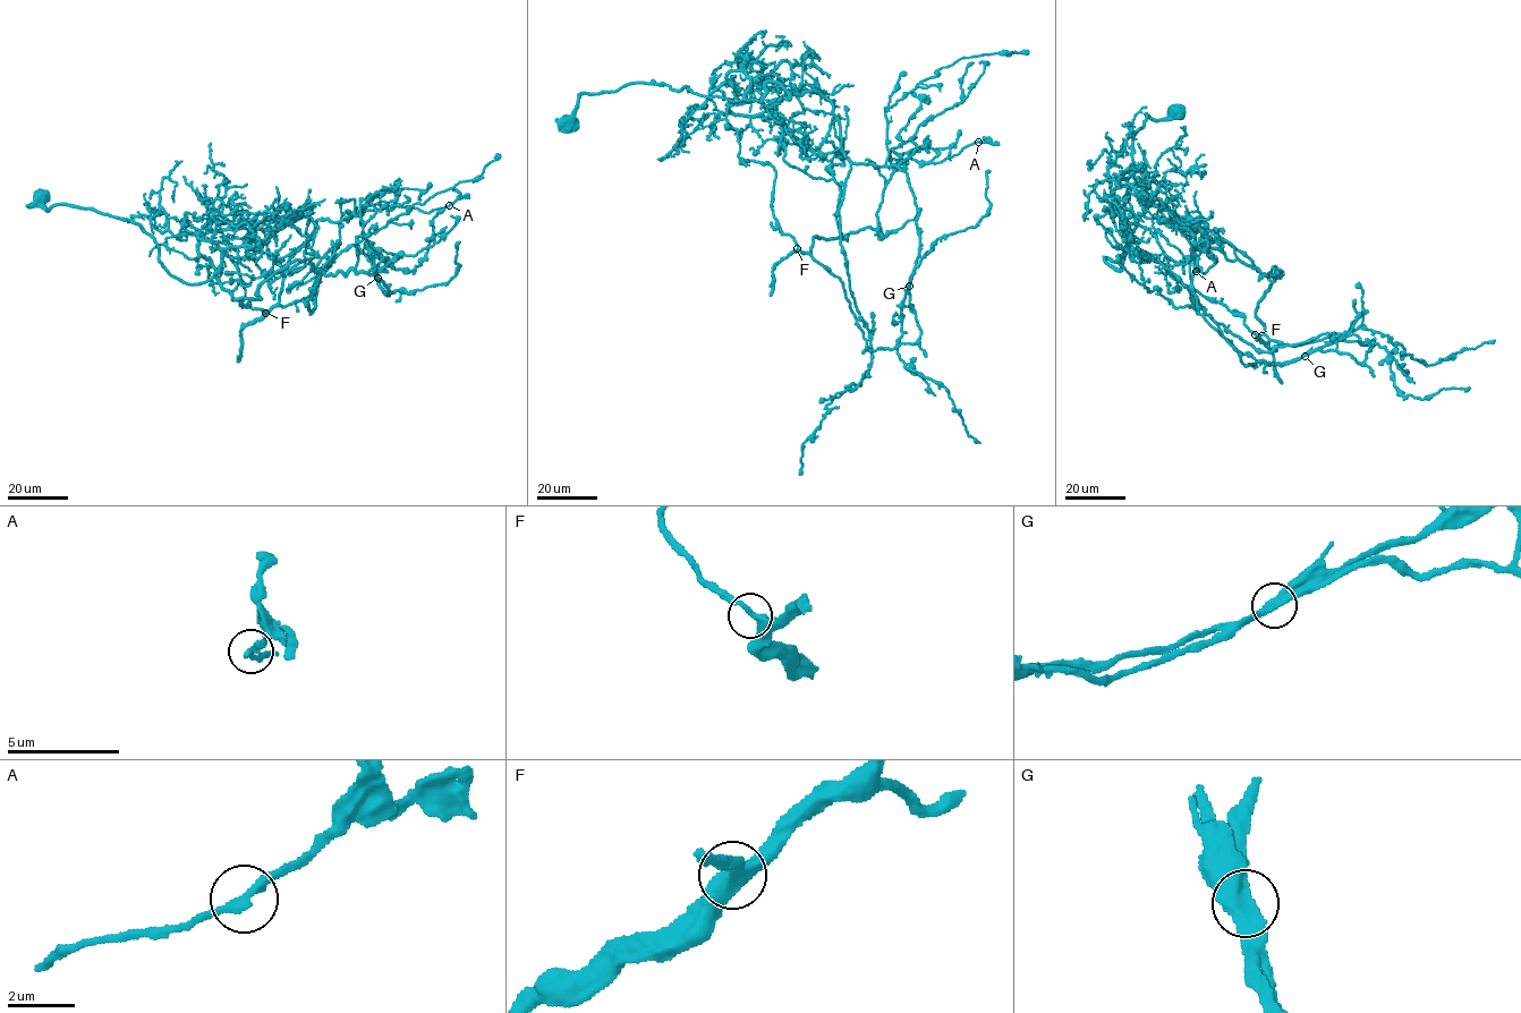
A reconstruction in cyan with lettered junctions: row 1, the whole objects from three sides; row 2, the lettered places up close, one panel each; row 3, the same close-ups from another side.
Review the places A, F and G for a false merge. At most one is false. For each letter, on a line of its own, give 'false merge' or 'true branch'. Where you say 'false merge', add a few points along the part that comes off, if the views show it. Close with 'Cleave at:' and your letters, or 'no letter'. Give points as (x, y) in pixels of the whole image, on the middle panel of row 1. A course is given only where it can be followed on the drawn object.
A: true branch
F: true branch
G: false merge; foreign part runs (909, 286), (918, 340), (871, 350), (814, 236), (876, 229), (903, 153), (939, 163), (983, 137)
Cleave at: G

